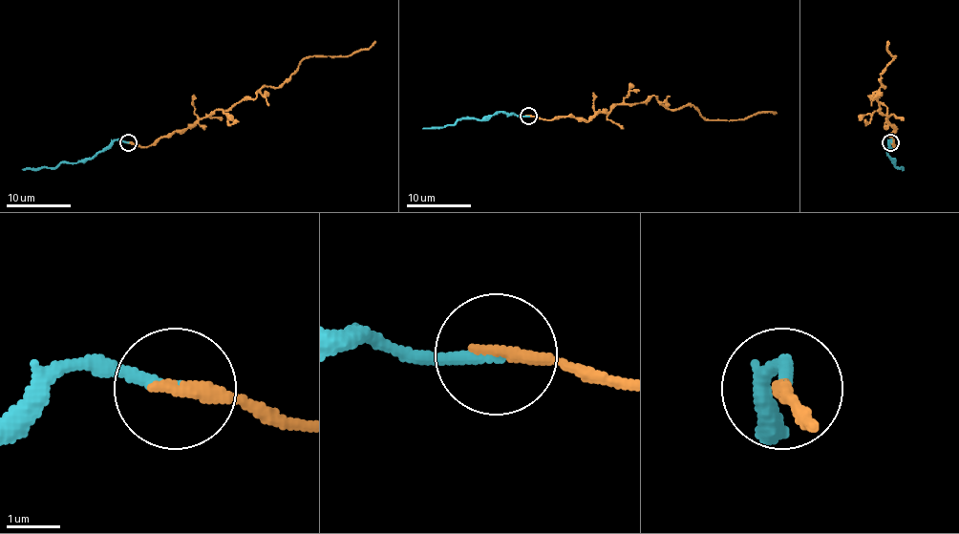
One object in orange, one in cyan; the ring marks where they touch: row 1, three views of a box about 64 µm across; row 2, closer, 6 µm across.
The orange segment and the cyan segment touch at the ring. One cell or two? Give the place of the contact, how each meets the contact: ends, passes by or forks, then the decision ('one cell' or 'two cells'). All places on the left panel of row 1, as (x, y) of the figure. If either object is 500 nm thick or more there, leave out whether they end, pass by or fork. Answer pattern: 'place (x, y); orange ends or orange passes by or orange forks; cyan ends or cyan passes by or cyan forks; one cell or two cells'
place (128, 142); orange ends; cyan ends; one cell

